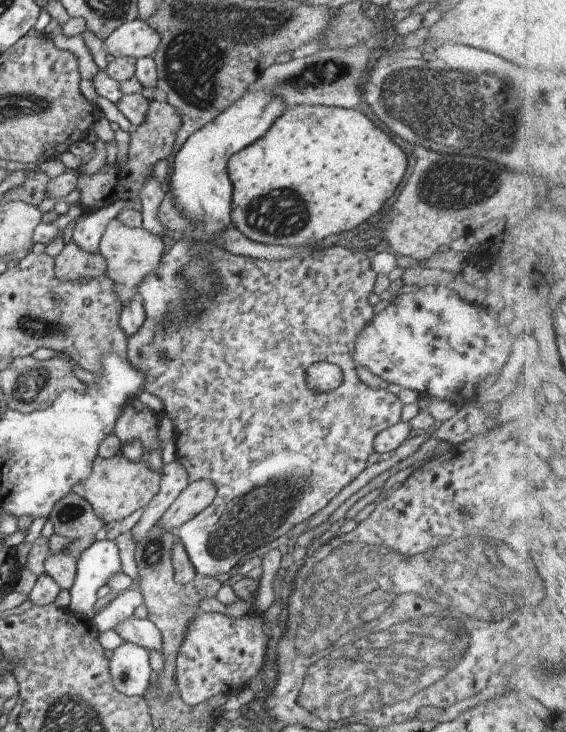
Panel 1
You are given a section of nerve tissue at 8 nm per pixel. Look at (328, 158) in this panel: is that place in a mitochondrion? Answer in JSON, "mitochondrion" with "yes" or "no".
{"mitochondrion":"no"}

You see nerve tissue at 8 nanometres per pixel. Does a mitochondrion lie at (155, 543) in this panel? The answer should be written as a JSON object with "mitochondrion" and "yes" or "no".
{"mitochondrion":"yes"}

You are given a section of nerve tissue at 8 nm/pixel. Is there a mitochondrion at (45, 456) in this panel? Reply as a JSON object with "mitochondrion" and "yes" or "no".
{"mitochondrion":"no"}

